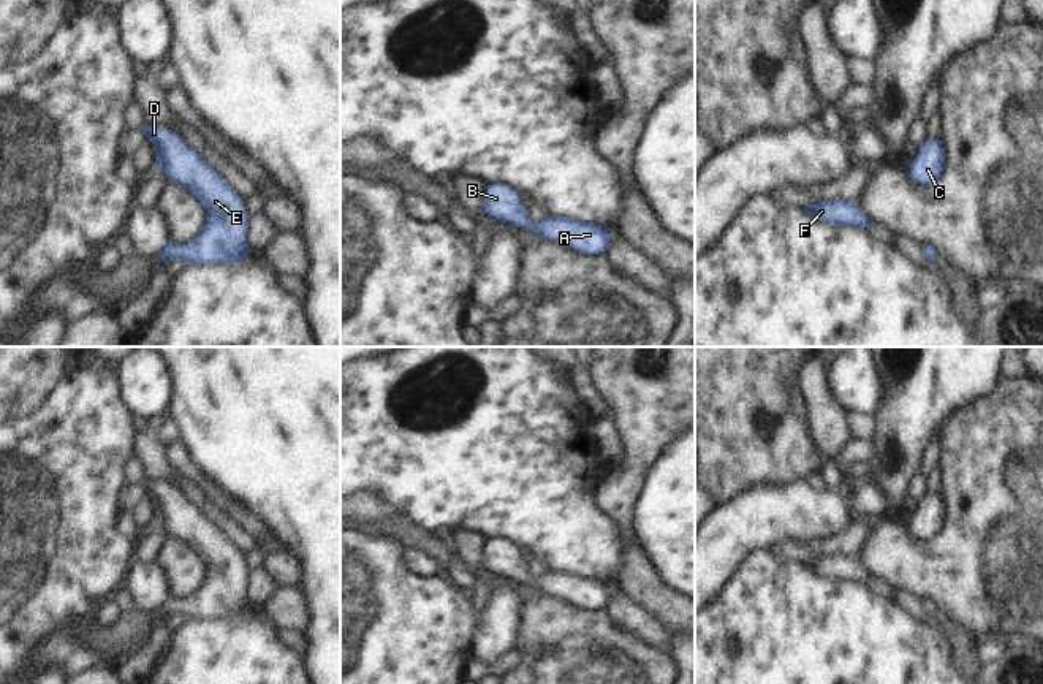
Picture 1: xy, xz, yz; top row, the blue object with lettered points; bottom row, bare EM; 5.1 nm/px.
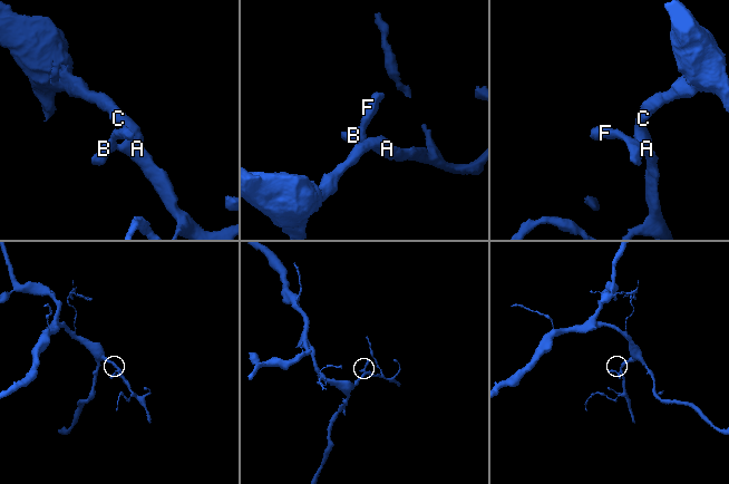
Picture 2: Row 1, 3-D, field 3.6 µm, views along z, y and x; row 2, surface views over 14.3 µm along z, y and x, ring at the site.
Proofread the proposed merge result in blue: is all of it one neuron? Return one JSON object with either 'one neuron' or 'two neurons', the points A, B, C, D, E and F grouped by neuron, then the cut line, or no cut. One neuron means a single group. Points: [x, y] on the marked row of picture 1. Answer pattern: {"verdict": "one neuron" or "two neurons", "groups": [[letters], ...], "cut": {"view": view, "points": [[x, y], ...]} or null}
{"verdict": "one neuron", "groups": [["A", "B", "C", "D", "E", "F"]], "cut": null}

